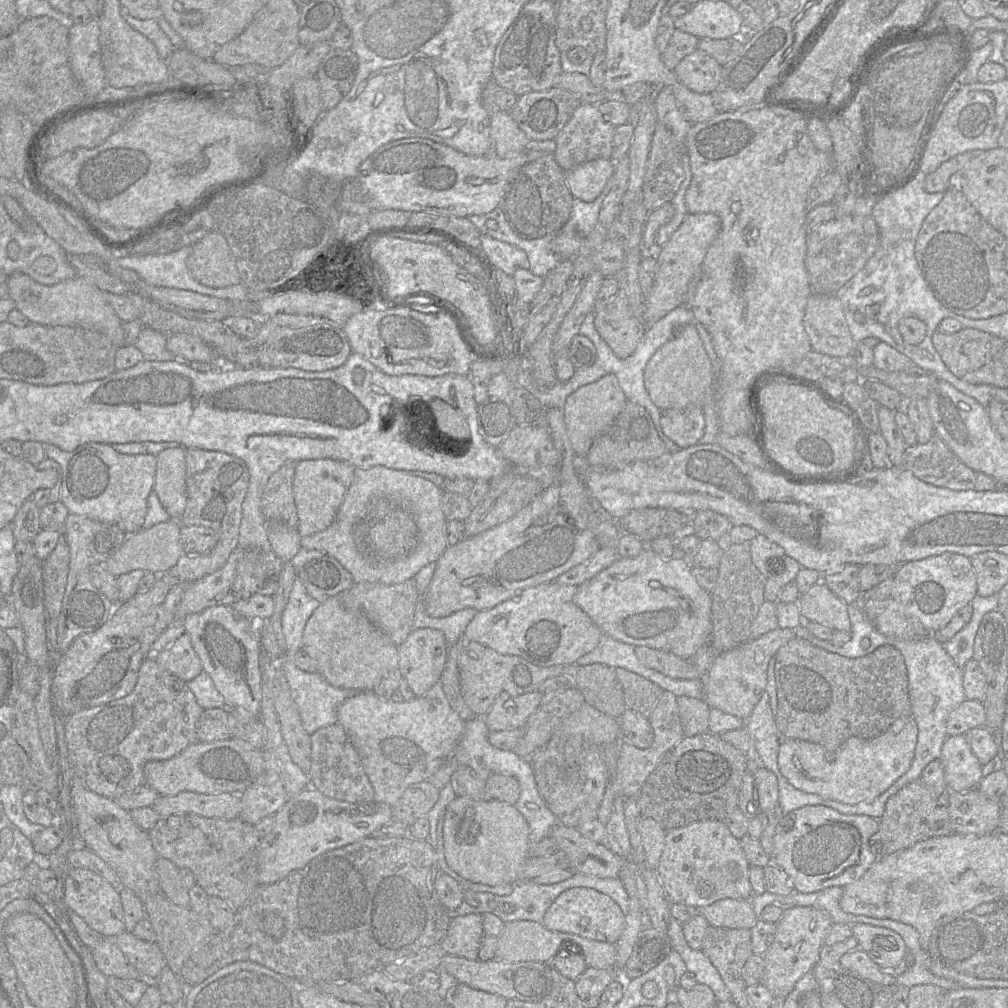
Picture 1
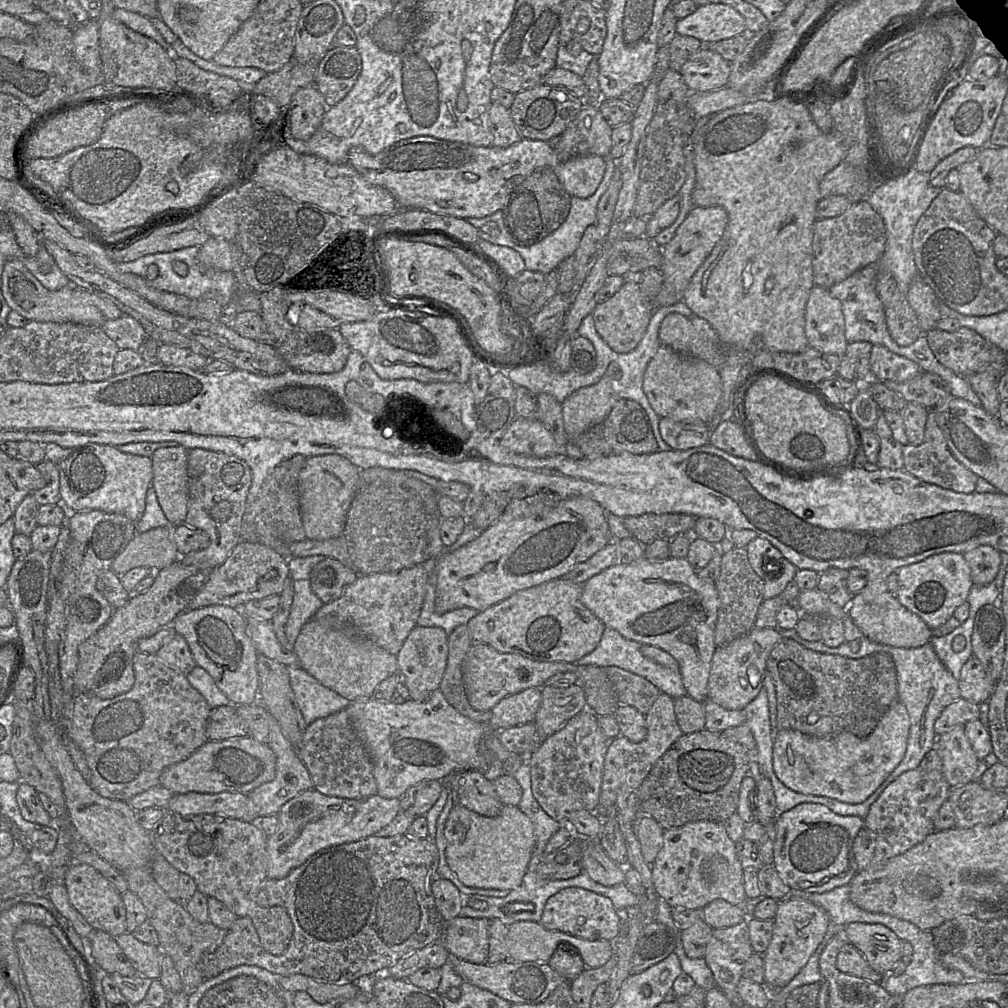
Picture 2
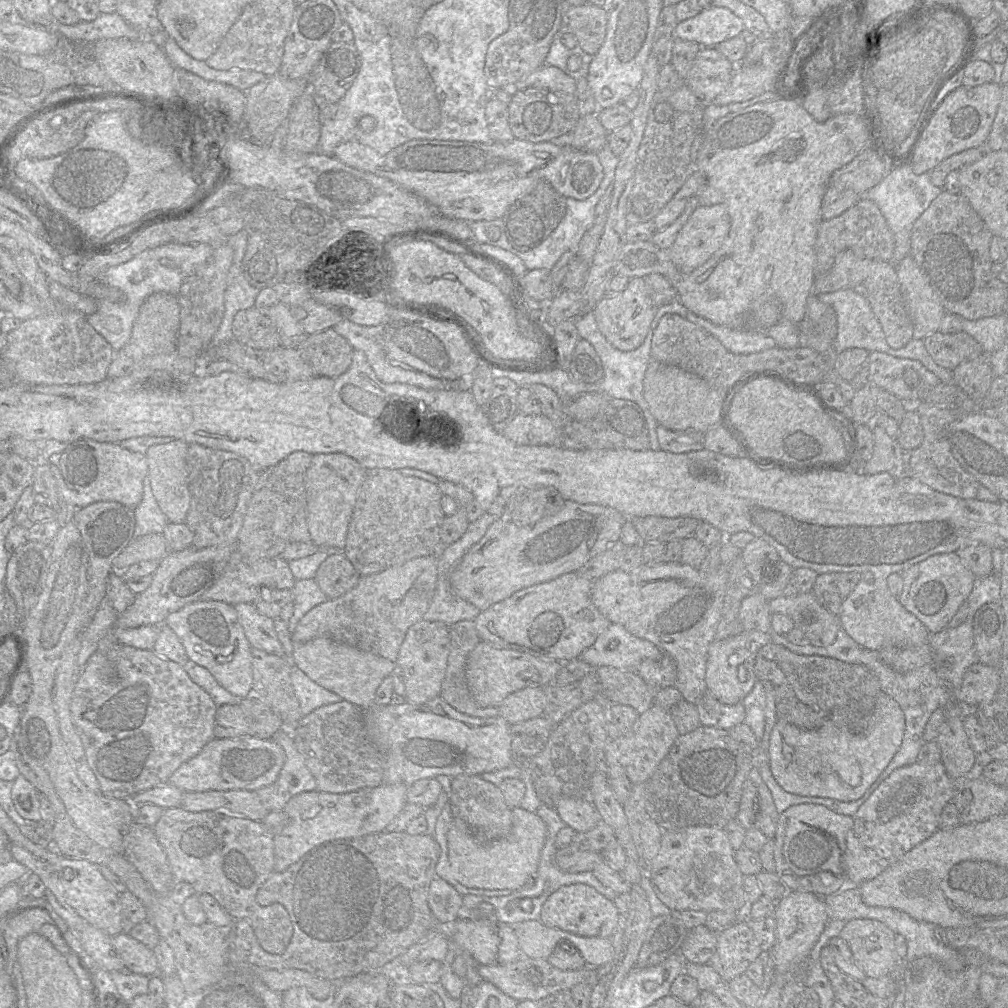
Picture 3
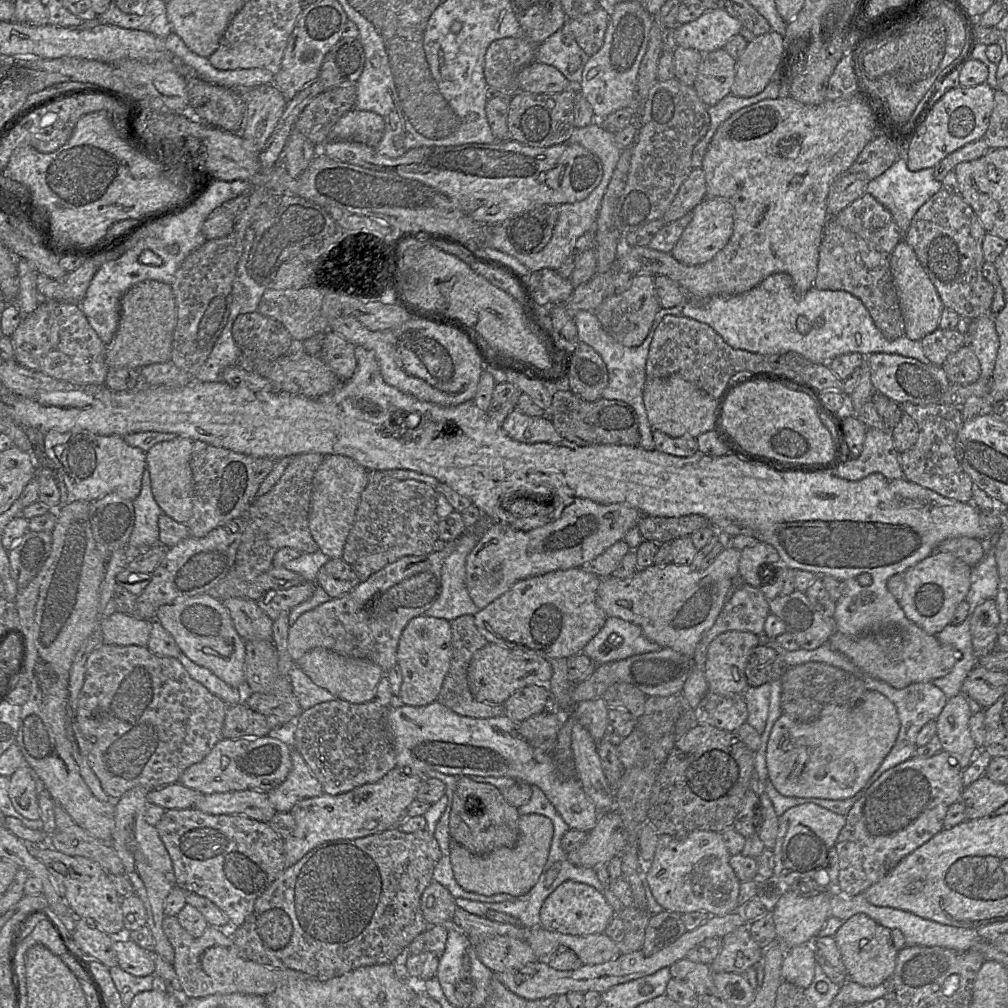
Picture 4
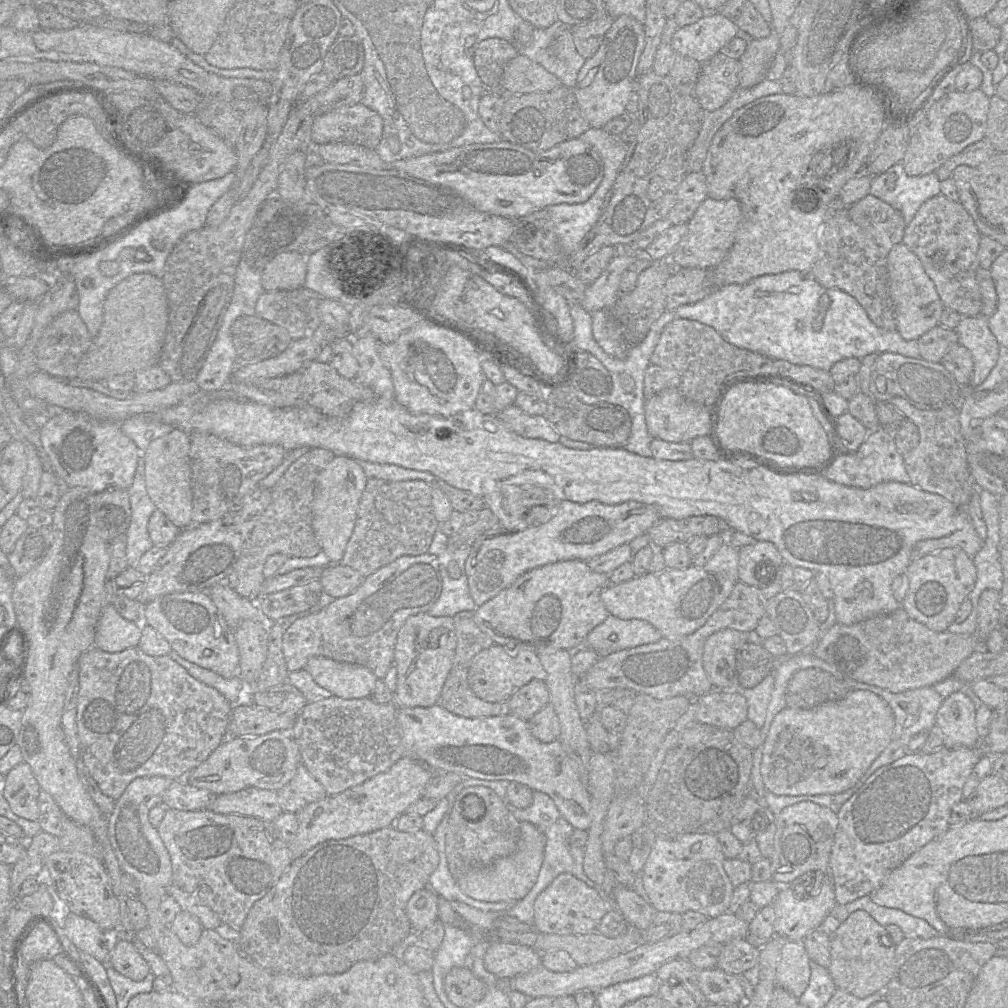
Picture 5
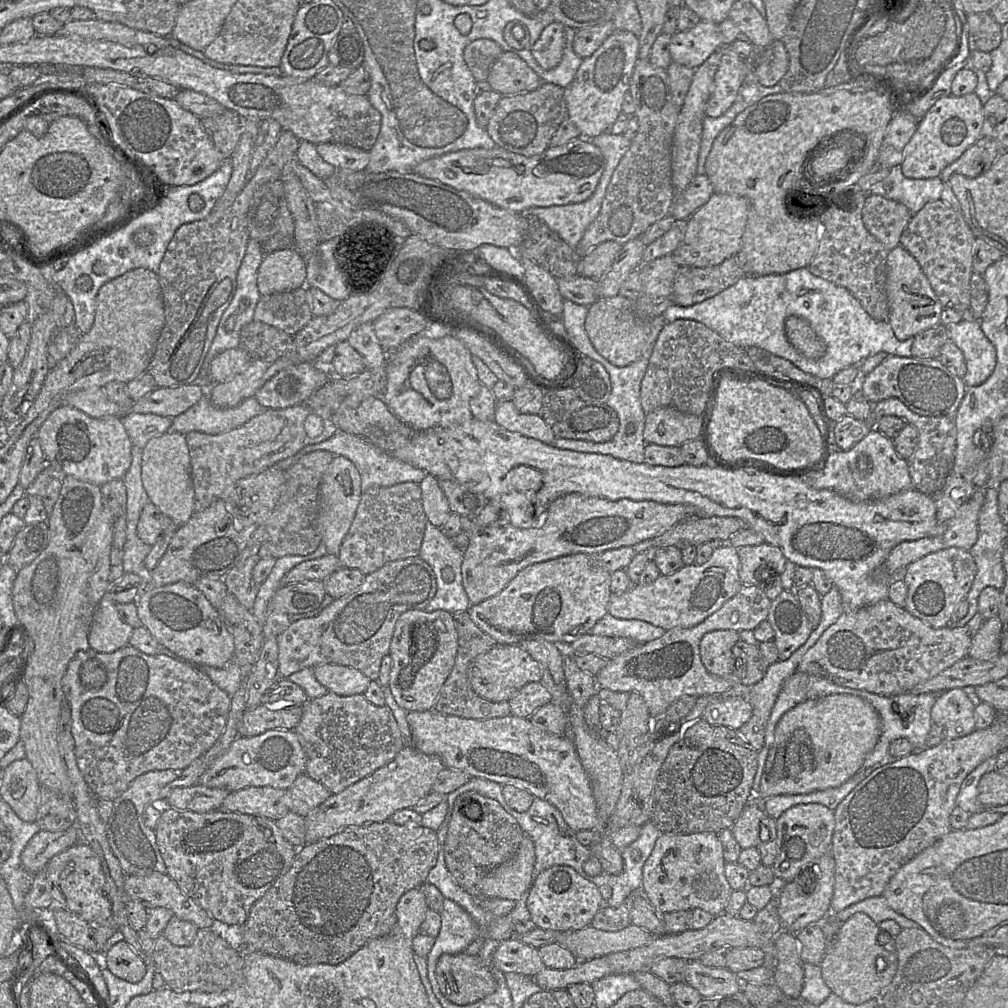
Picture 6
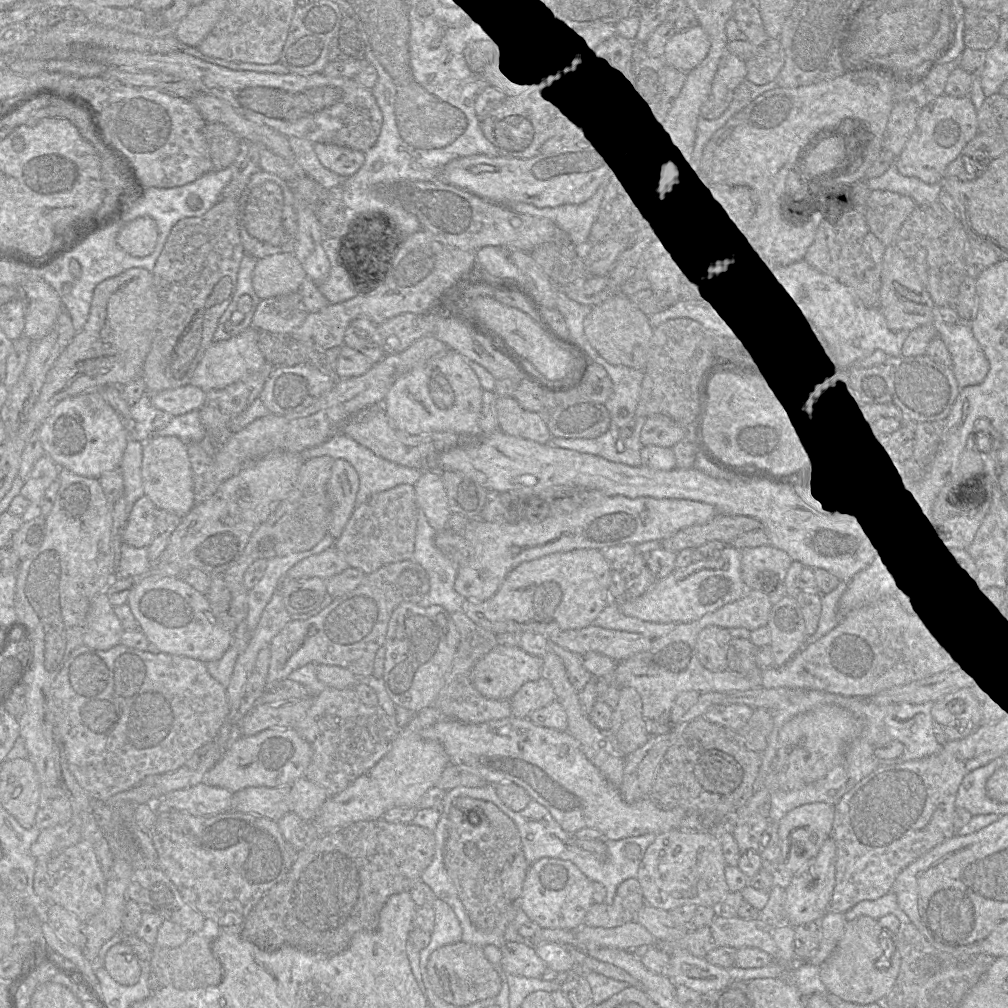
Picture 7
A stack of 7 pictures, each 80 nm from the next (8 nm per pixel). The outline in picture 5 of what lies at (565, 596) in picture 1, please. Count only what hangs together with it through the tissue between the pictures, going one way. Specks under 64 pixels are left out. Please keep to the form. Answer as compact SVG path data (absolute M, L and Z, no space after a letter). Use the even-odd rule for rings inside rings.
M572 559L549 563L523 573L509 587L478 606L473 612L474 621L494 644L573 652L585 645L590 631L610 614L601 600L601 592L609 584L609 575L591 570L586 561Z

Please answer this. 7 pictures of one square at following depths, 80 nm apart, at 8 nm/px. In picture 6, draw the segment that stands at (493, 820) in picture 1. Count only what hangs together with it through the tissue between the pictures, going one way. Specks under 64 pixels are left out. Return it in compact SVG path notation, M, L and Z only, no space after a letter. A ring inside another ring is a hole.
M523 833L523 839L515 856L497 866L482 880L482 895L518 901L533 884L532 872L535 861L534 843Z

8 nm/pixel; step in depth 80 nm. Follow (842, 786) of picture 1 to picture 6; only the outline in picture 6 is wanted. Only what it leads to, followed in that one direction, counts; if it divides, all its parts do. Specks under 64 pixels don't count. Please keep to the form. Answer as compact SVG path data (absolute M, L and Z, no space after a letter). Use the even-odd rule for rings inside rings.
M832 694L808 699L788 710L778 721L774 742L769 749L761 777L758 797L766 799L782 794L806 794L837 787L852 777L875 748L881 733L881 721L873 706L850 694Z

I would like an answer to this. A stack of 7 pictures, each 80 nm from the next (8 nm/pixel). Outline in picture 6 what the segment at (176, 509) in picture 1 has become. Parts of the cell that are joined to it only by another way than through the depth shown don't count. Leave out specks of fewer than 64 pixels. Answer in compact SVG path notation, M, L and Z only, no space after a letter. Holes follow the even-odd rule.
M168 431L151 439L143 449L142 482L151 502L166 516L181 526L195 512L191 462L185 435Z

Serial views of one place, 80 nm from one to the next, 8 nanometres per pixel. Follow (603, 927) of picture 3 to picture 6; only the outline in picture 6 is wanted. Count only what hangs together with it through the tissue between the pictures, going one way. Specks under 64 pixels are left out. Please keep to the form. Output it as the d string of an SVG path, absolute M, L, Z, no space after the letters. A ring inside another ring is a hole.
M557 865L542 871L534 880L527 899L527 909L531 921L538 928L554 931L576 931L590 926L595 914L604 905L604 900L597 885L583 878L570 866Z

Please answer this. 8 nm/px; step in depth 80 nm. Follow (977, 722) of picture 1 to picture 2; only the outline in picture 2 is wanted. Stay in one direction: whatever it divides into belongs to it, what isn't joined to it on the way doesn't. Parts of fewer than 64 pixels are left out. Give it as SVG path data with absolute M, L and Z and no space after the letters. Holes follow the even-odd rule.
M962 698L949 705L935 721L936 736L941 736L955 726L965 726L970 721L978 720L981 715L981 707L983 705L974 704Z

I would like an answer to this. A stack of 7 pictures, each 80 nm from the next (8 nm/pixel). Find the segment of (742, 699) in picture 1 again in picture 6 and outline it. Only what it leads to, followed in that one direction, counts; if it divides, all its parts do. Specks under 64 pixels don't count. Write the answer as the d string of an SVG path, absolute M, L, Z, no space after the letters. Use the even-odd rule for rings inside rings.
M715 630L704 634L699 648L702 663L713 675L733 678L733 646L740 640L733 630Z

